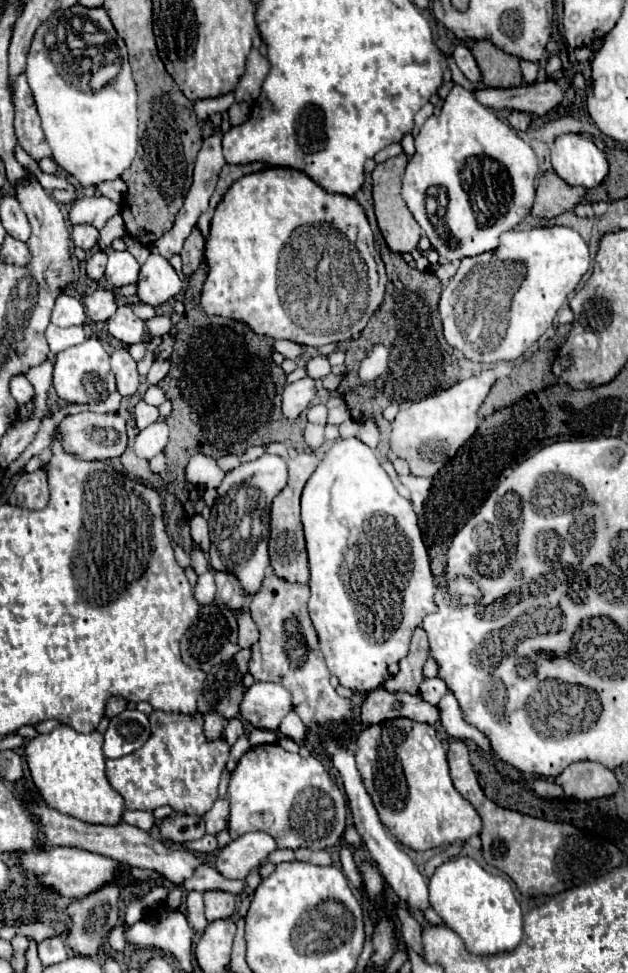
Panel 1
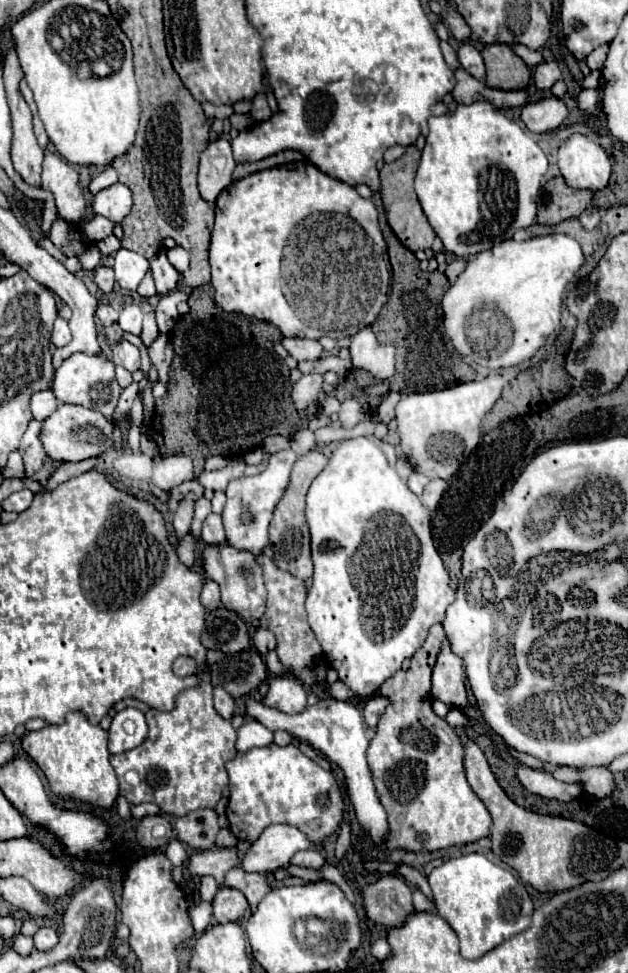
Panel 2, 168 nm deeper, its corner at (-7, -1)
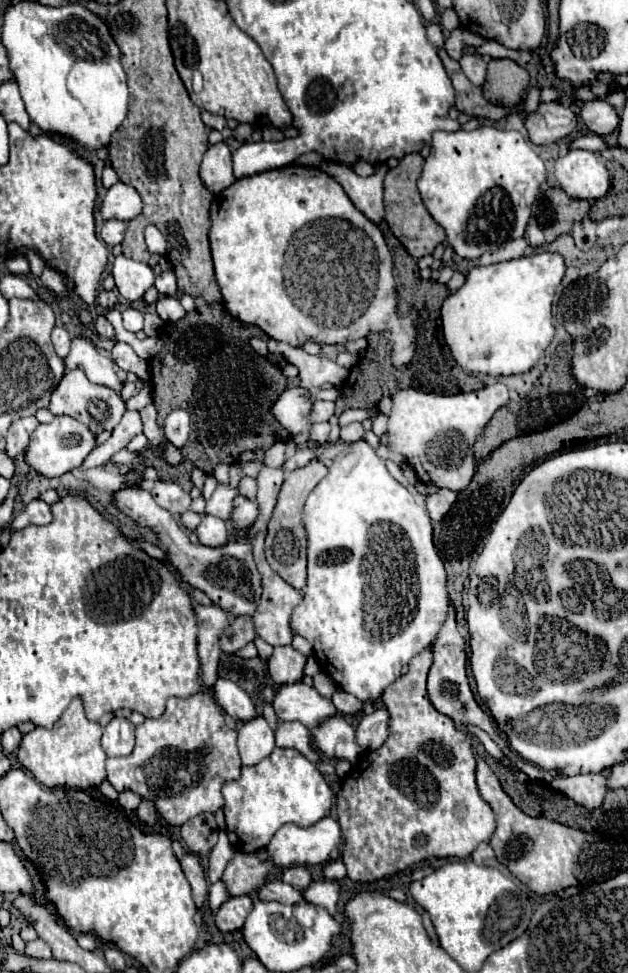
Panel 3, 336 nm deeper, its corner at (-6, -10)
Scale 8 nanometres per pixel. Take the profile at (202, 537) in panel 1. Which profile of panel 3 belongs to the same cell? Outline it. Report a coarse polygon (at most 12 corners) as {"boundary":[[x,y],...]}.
{"boundary":[[204,516],[196,528],[200,544],[222,546],[228,542],[224,520]]}

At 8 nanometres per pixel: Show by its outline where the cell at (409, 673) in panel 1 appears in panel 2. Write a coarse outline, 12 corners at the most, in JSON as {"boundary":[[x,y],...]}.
{"boundary":[[433,625],[379,687],[367,749],[387,849],[487,837],[465,749],[431,709]]}

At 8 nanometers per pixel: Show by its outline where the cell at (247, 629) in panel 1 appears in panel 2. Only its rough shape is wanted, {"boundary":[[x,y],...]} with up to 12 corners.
{"boundary":[[267,629],[253,635],[255,649],[265,657],[275,649],[277,639]]}

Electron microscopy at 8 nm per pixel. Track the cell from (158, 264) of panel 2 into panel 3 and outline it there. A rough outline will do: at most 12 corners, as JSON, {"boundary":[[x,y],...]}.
{"boundary":[[174,272],[156,276],[156,290],[162,296],[176,294]]}

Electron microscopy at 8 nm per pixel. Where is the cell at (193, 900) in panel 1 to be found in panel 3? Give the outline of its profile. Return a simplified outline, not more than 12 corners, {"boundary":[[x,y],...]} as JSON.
{"boundary":[[226,832],[210,852],[208,882],[218,882],[234,848]]}

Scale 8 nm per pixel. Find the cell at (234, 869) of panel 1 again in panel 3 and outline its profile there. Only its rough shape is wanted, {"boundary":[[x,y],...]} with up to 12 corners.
{"boundary":[[284,824],[266,852],[284,870],[328,862],[340,826]]}

